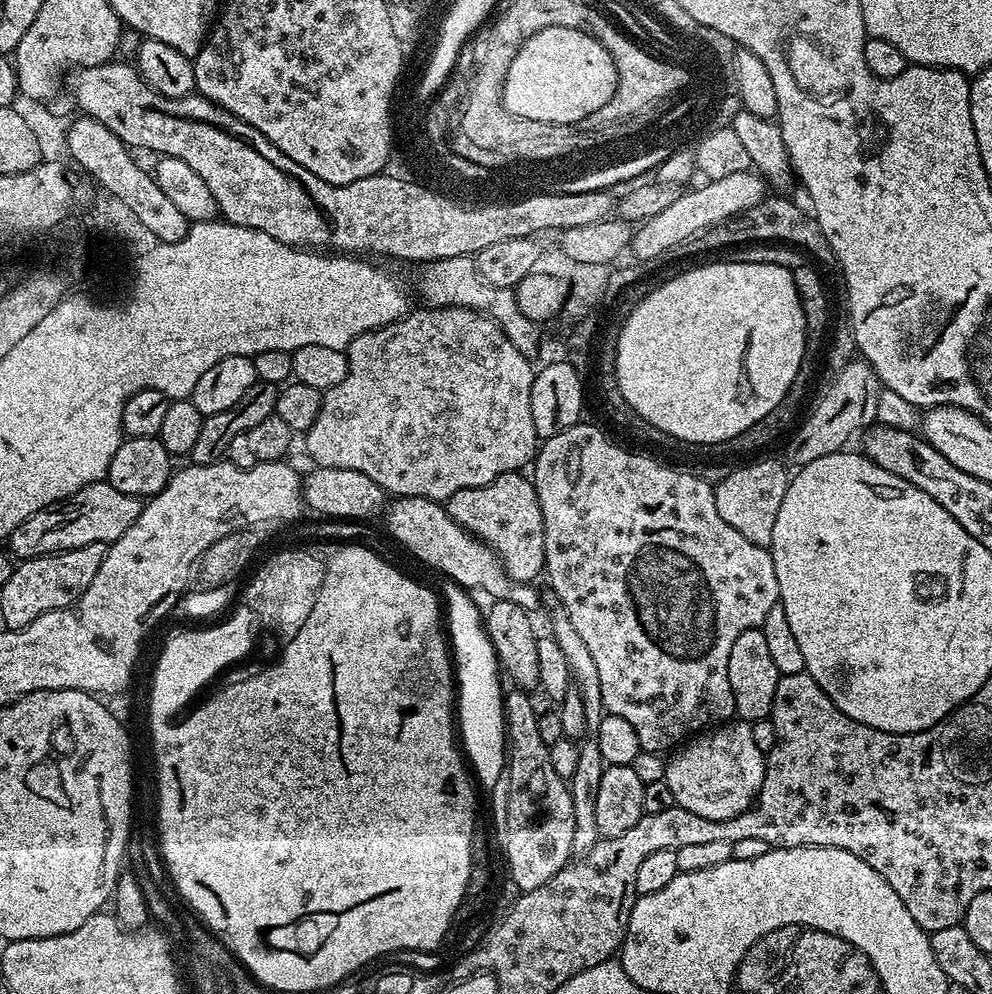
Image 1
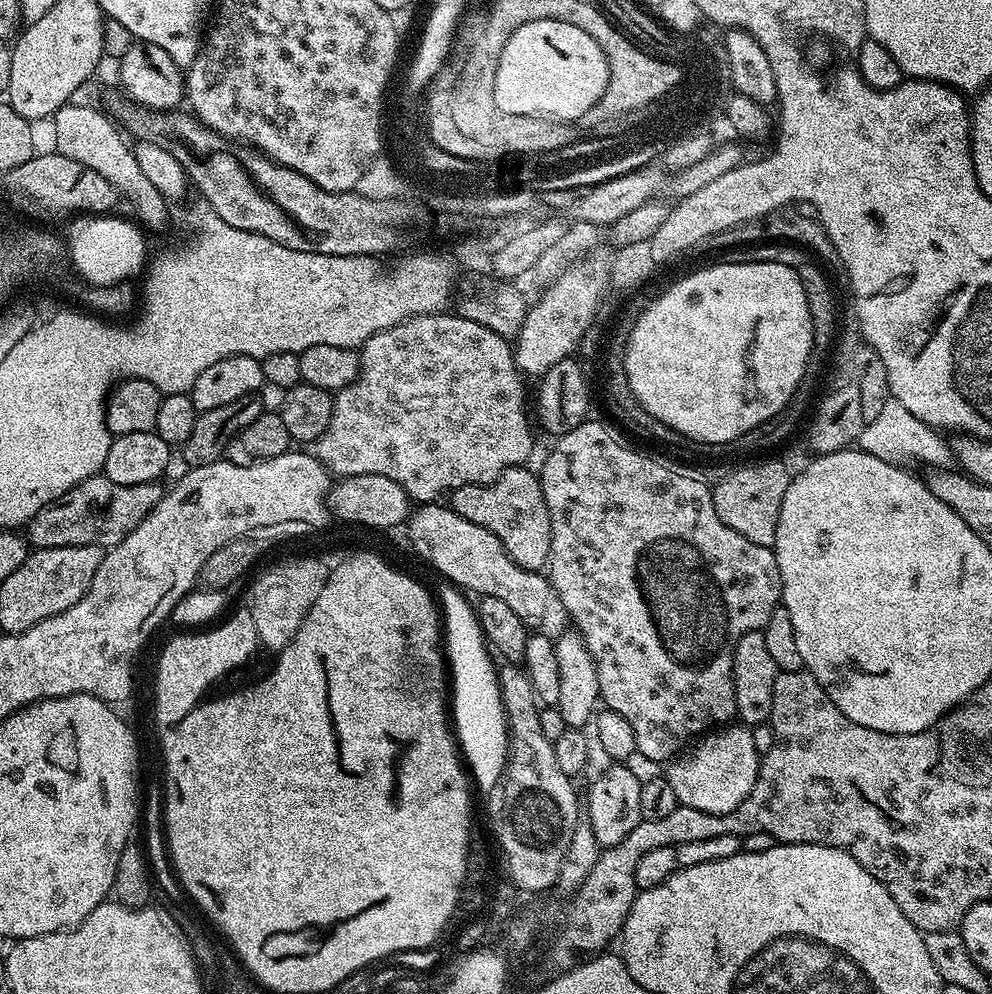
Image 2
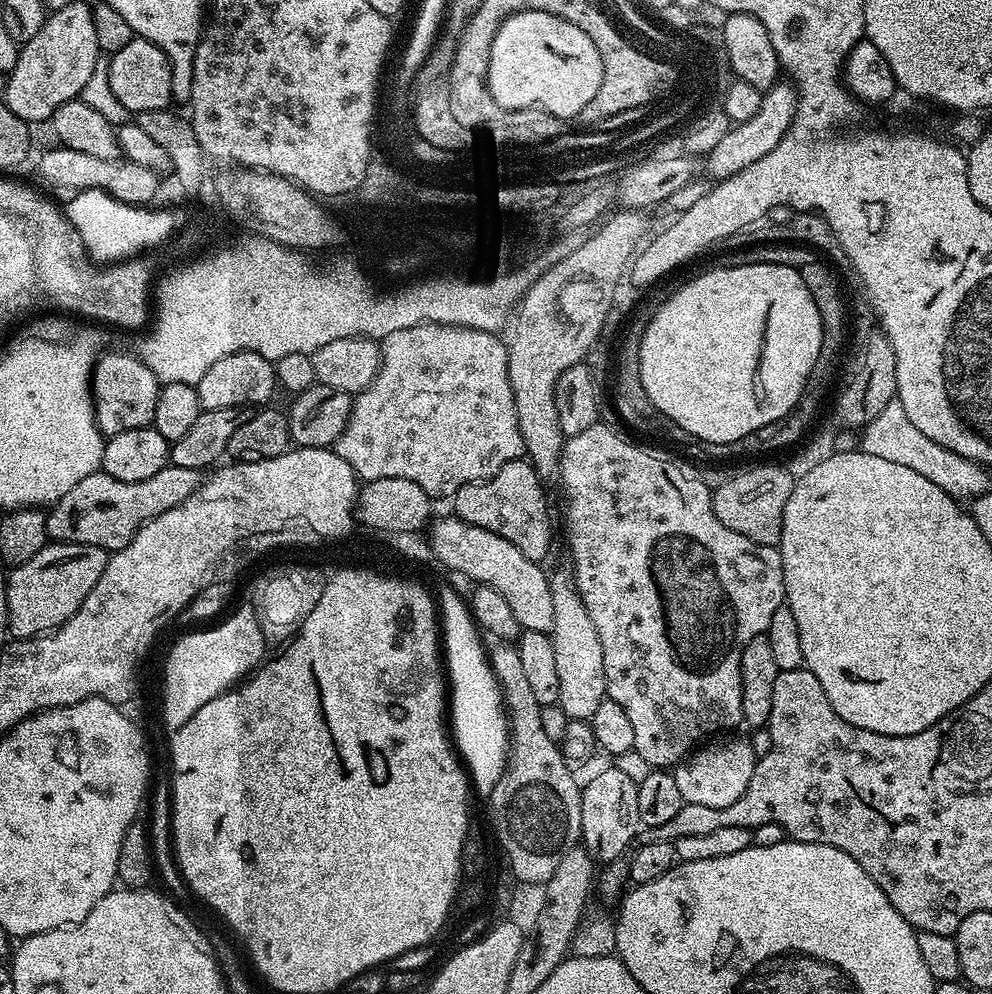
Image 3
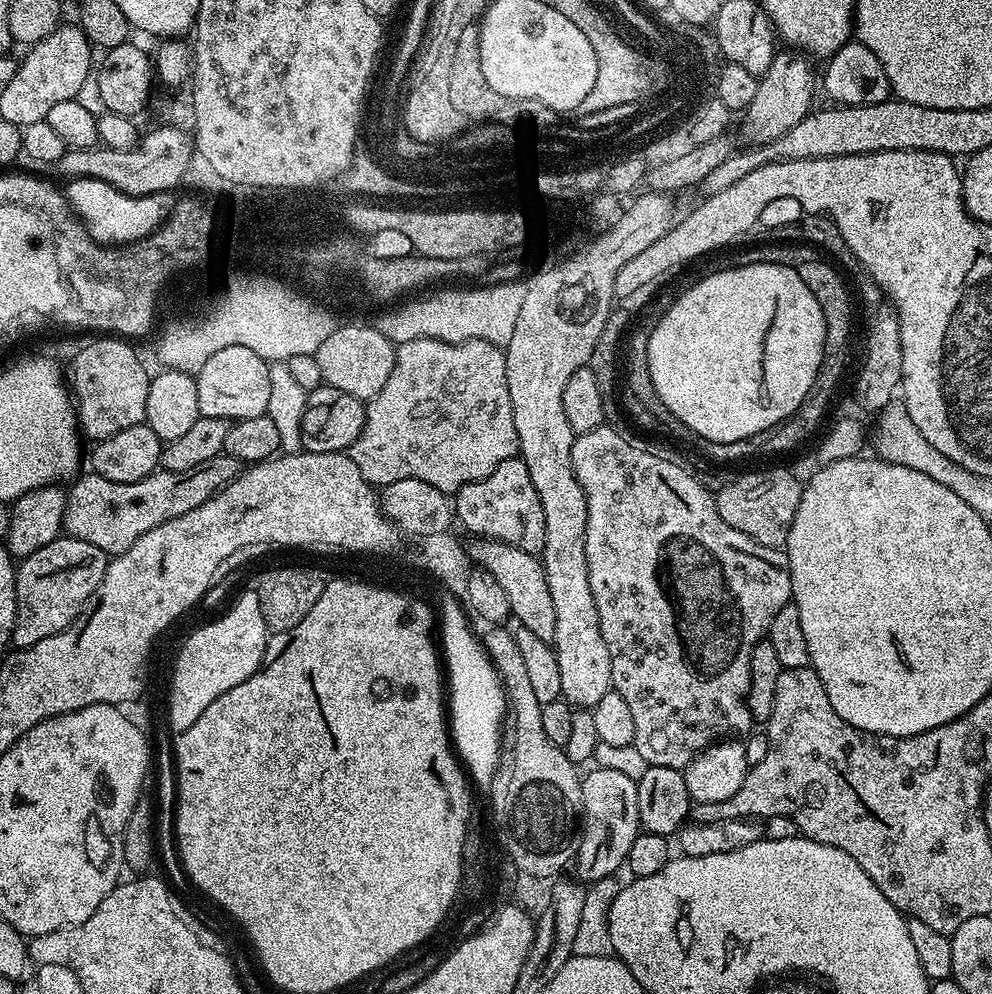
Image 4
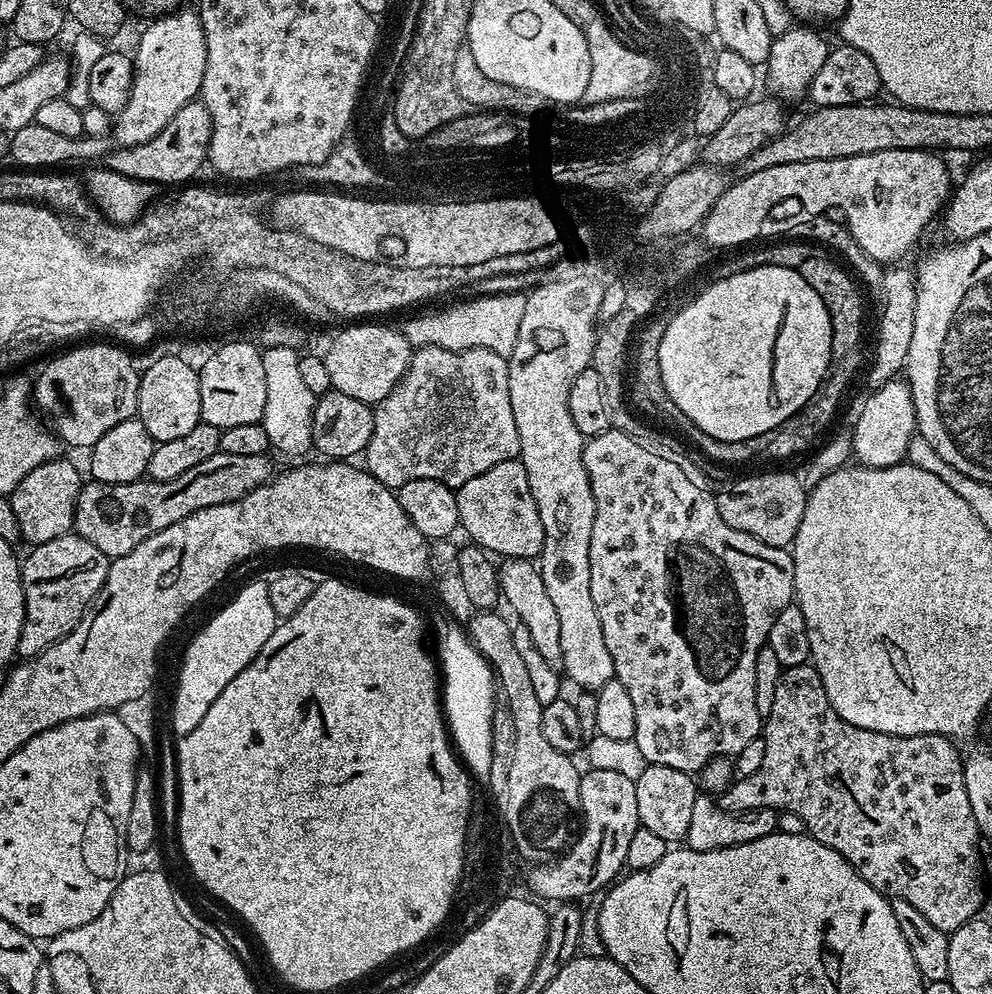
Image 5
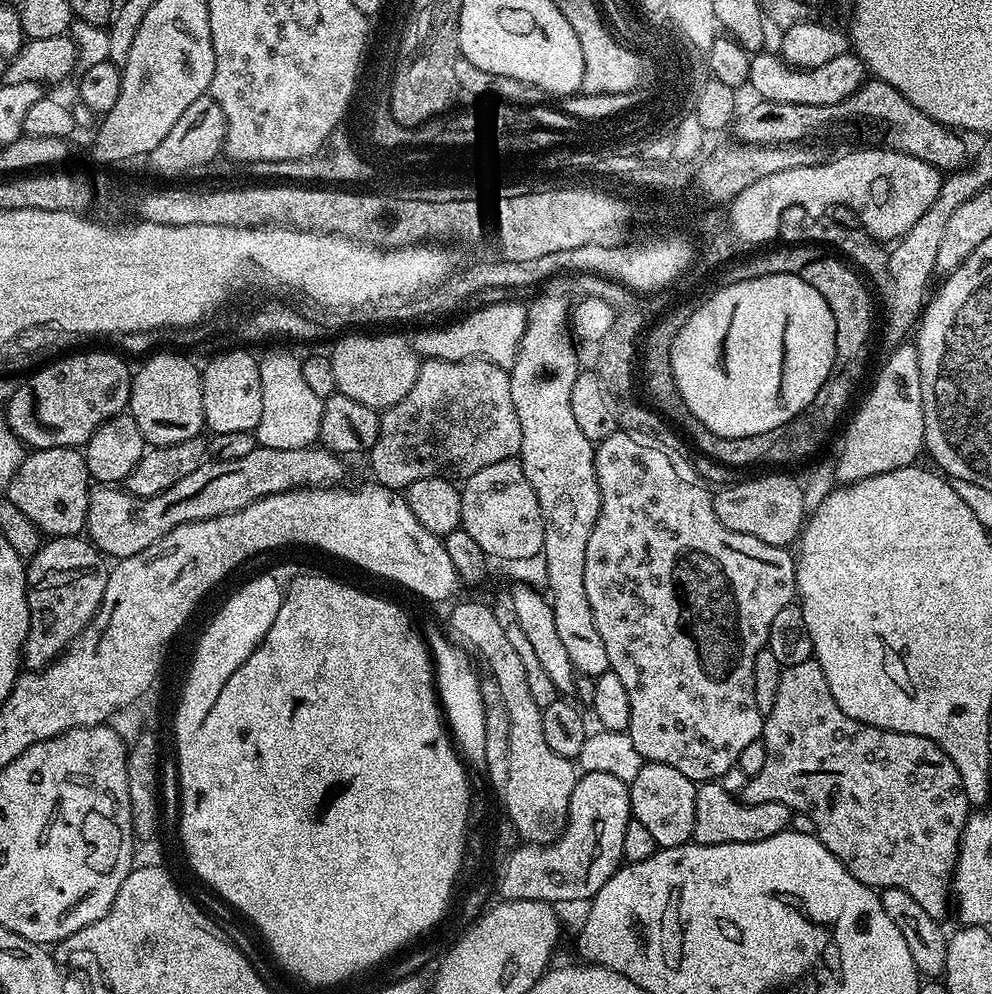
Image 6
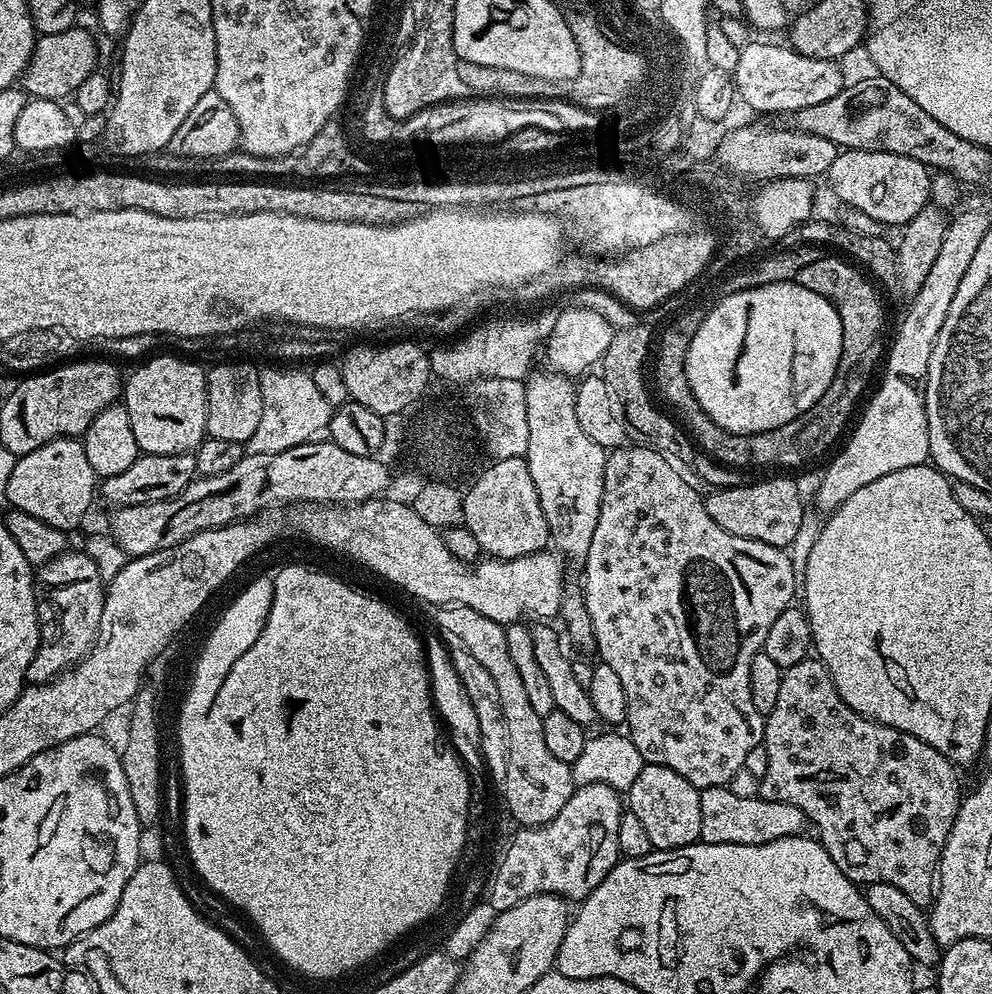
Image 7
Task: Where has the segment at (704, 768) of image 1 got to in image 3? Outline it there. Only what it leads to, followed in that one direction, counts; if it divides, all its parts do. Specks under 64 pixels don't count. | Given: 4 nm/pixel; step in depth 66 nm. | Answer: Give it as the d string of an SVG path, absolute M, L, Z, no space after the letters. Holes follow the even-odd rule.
M740 734L729 735L732 736L729 740L713 739L697 747L675 765L672 777L674 782L678 782L678 790L682 793L684 803L721 808L730 806L730 802L738 802L738 798L742 798L746 786L750 786L750 774L754 774L758 757L752 749L751 739L744 737L743 740L736 735Z

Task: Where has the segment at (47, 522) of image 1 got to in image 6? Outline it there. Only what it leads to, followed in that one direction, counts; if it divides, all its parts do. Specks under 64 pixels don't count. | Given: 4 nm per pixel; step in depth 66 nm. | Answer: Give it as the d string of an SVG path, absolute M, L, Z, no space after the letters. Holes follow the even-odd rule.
M257 446L241 460L222 462L212 460L198 466L194 474L186 474L182 482L170 486L157 496L136 496L120 486L96 486L89 491L88 509L86 510L86 536L105 557L124 560L128 556L146 550L154 542L158 542L170 530L195 520L214 518L222 514L230 514L250 506L258 498L266 498L270 494L288 492L292 488L327 488L341 483L344 476L345 461L334 452L323 446L311 446L304 449L270 449Z

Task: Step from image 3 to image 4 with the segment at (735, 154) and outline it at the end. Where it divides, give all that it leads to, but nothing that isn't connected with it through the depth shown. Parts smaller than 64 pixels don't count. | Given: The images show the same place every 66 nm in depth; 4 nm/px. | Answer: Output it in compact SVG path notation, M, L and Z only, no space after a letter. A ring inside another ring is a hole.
M780 50L770 62L770 70L758 79L758 94L754 94L754 102L750 102L743 113L748 129L744 136L749 145L774 142L774 138L782 138L790 126L798 126L813 111L812 95L818 92L818 76L812 73L812 68L807 64L799 51Z

